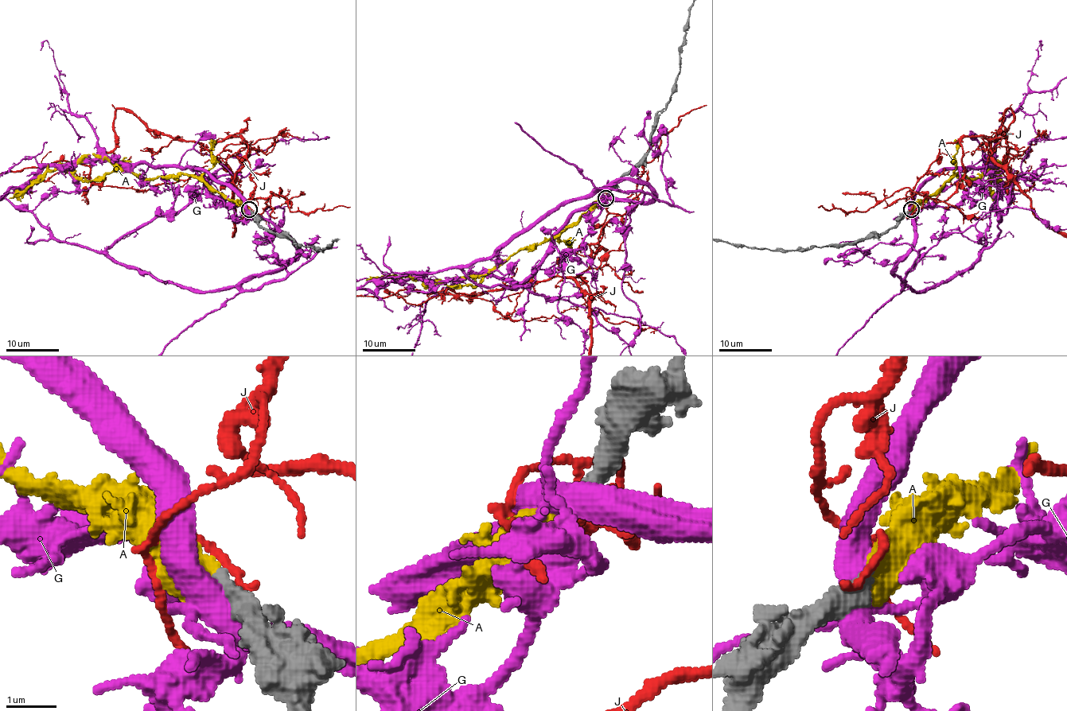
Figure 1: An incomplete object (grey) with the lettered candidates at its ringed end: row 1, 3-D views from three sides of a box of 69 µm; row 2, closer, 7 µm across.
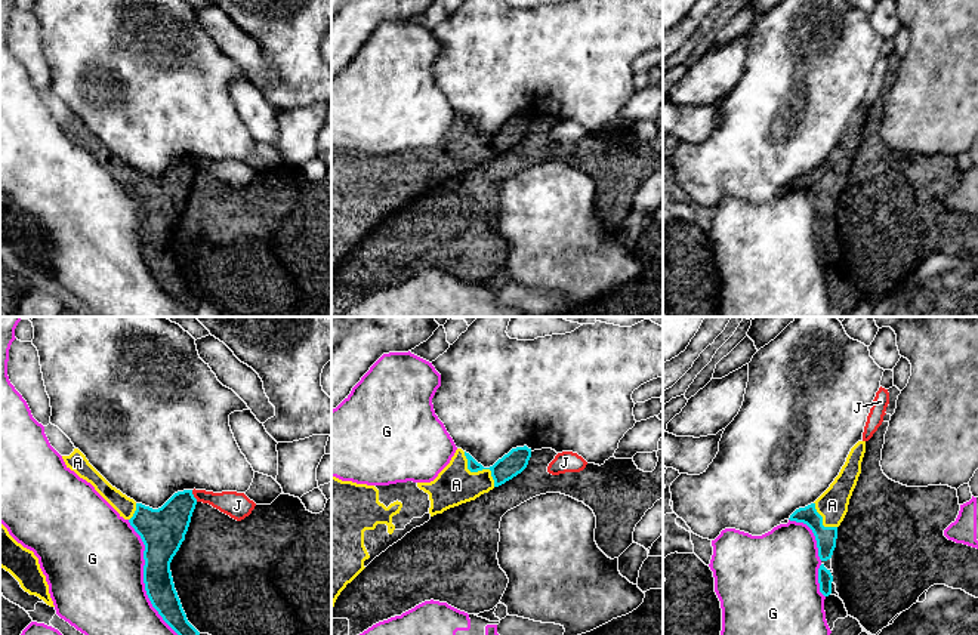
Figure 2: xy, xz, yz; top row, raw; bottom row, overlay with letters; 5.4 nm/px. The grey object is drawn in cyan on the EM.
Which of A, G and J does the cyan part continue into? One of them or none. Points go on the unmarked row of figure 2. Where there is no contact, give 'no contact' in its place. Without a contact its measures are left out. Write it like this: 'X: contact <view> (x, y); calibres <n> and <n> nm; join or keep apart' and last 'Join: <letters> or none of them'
A: contact xz (478, 138); calibres 130 and 220 nm; join
G: contact xy (144, 247); calibres 200 and 500 nm; keep apart
J: contact xy (193, 165); calibres 240 and 140 nm; keep apart
Join: A

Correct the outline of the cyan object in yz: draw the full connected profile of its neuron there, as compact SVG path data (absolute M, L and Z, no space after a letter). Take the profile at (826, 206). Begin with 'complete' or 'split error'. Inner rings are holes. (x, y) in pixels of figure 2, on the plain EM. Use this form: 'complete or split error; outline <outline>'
split error; outline M858 110L830 155L811 173L796 178L790 189L806 192L817 209L821 229L832 226L836 216L837 195L843 189L849 167L861 142L866 110Z

